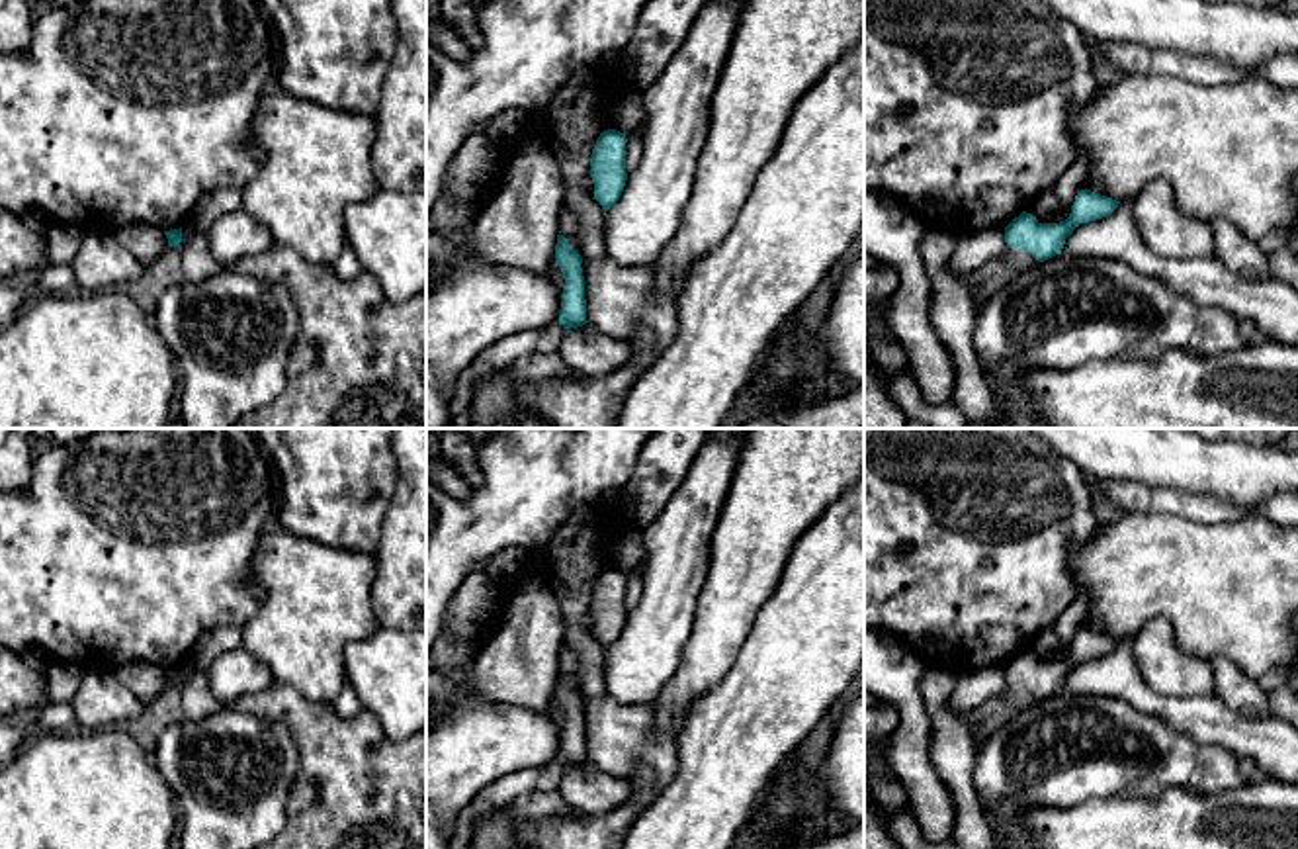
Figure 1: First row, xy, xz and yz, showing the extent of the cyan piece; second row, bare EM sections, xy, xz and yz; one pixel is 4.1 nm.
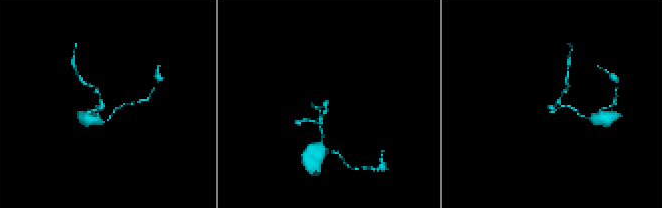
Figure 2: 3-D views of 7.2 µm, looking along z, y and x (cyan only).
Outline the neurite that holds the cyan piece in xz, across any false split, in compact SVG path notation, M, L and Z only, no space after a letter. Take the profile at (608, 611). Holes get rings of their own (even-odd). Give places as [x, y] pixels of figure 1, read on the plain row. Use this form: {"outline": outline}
{"outline": "M616 567L602 569L590 593L590 616L594 620L594 638L606 649L620 638L626 610L626 571Z"}

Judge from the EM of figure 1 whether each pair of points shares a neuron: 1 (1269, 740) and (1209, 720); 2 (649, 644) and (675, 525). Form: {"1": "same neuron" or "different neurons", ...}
{"1": "same neuron", "2": "same neuron"}

